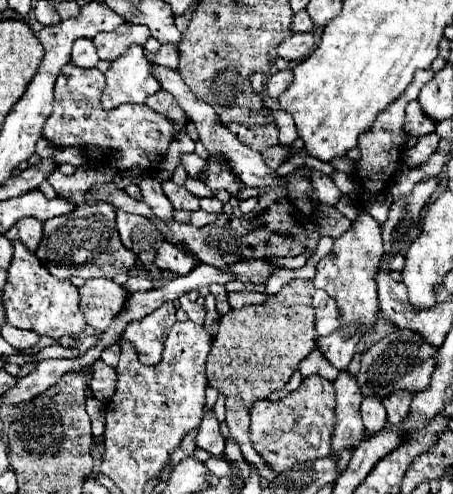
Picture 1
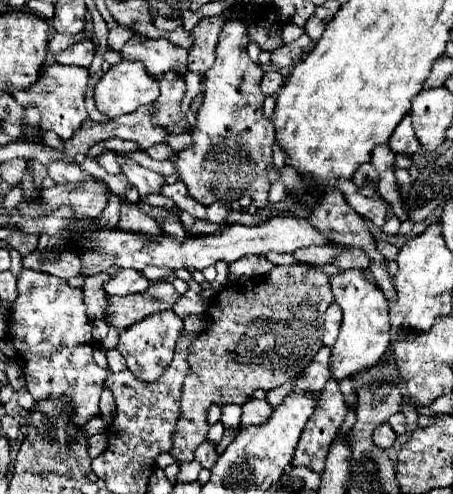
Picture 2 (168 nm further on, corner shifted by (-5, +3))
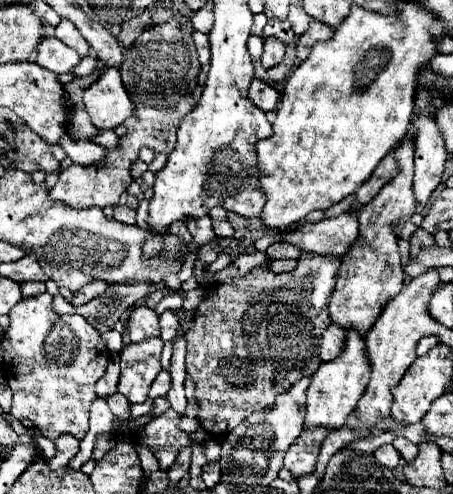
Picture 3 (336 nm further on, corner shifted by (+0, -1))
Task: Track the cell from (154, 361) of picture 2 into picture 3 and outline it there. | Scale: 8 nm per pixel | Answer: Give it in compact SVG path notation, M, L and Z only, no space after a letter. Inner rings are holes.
M147 338L139 344L129 344L121 354L121 378L117 390L133 404L147 400L149 388L161 372L161 338Z

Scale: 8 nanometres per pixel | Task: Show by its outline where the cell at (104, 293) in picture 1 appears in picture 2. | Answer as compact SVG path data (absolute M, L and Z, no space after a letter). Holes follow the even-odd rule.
M154 282L144 294L126 296L106 294L104 320L110 322L116 330L124 330L154 312L172 308L178 302L178 298L180 294L170 282Z

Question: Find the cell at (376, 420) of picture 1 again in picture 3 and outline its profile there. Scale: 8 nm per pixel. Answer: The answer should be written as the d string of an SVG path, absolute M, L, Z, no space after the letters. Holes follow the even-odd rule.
M391 444L381 446L381 448L375 452L375 458L377 458L385 468L389 468L389 470L395 470L395 468L401 466L401 456L399 456L399 452L397 452Z

